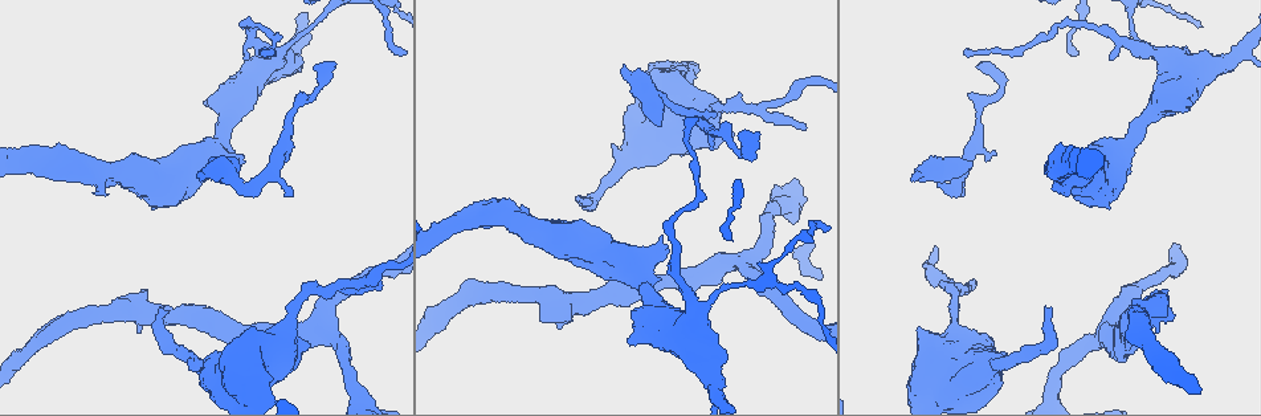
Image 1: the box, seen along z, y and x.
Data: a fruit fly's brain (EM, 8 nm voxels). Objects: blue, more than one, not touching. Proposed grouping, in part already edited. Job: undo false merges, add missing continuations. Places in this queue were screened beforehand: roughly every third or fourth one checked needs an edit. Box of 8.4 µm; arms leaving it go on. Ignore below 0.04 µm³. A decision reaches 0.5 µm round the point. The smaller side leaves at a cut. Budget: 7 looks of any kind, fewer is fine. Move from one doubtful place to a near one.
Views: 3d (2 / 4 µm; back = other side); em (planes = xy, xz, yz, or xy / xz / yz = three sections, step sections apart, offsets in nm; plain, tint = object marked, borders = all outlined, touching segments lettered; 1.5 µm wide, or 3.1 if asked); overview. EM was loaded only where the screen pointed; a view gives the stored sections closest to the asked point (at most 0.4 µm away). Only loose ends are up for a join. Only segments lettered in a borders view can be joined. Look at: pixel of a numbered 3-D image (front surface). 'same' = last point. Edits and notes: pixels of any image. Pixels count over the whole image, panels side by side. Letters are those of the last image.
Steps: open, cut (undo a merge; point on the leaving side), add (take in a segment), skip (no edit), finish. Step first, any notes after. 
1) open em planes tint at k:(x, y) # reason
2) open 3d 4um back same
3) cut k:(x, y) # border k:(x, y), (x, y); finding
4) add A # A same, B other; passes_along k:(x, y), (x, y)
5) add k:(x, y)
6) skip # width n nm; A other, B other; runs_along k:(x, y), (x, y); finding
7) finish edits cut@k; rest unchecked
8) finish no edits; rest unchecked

open em xz step 8 borders at 1:(663, 236) # thick end

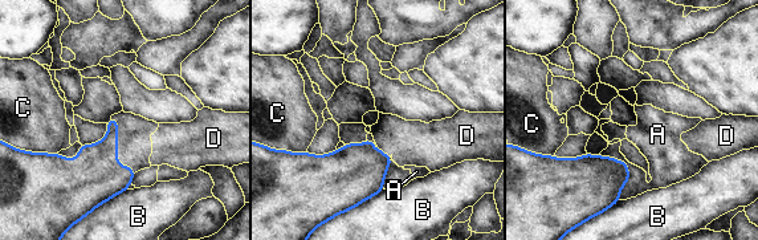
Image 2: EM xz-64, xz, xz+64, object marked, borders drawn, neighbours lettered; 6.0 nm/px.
open em planes borders same # another direction

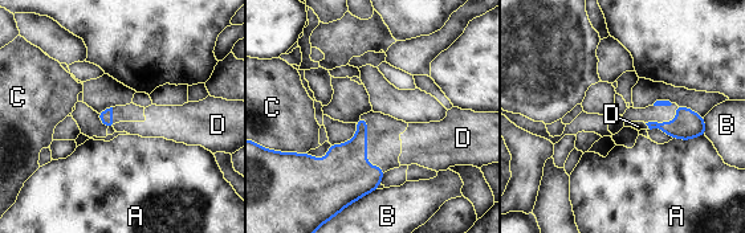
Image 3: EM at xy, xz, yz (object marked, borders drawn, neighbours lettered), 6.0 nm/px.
add D # A other, B other, C other, D same; passes_along 3:(688, 125), (647, 125), (638, 126); the neuron continues

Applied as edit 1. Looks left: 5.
open overview # see it whole again

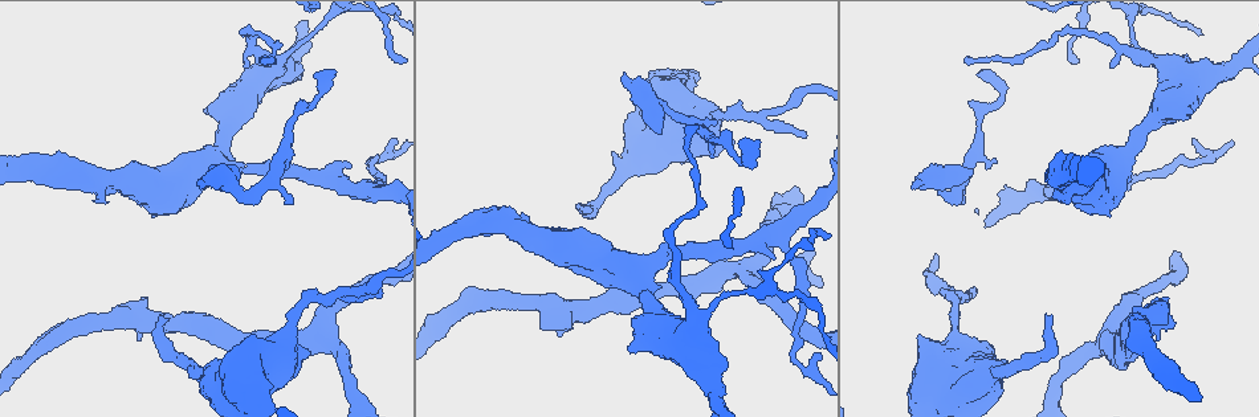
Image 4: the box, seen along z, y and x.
open em 3.1um planes borders at 4:(270, 58) # tapers out

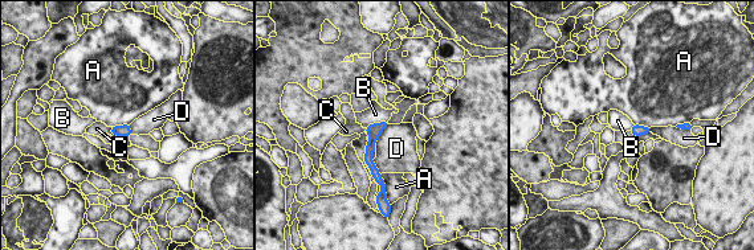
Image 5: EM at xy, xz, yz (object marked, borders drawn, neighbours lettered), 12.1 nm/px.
skip # width 130 nm; A other, B other, C other, D other; no lettered segment goes on from it

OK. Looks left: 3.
open em planes plain at 4:(714, 118) # branch stops here

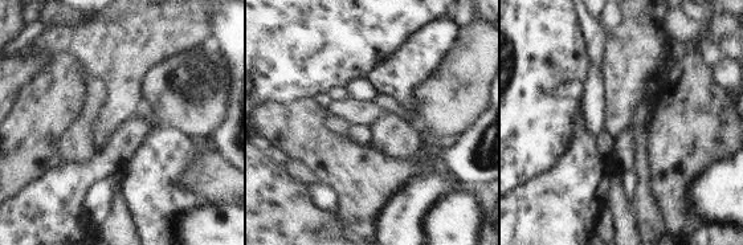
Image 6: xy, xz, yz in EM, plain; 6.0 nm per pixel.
open em planes borders same

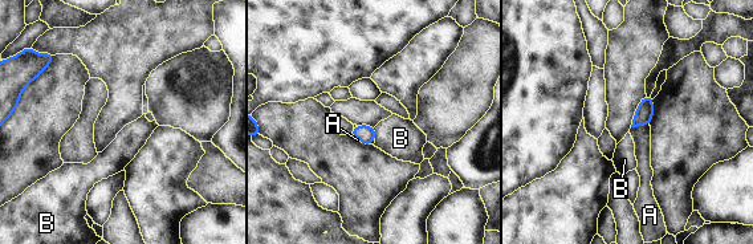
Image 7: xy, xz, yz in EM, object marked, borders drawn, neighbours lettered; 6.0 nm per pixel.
add A # width 110 nm; A same, B other; passes_along 7:(643, 116), (639, 125), (642, 134); it goes on there

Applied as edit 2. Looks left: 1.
finish edits add@3, add@7; rest unchecked

